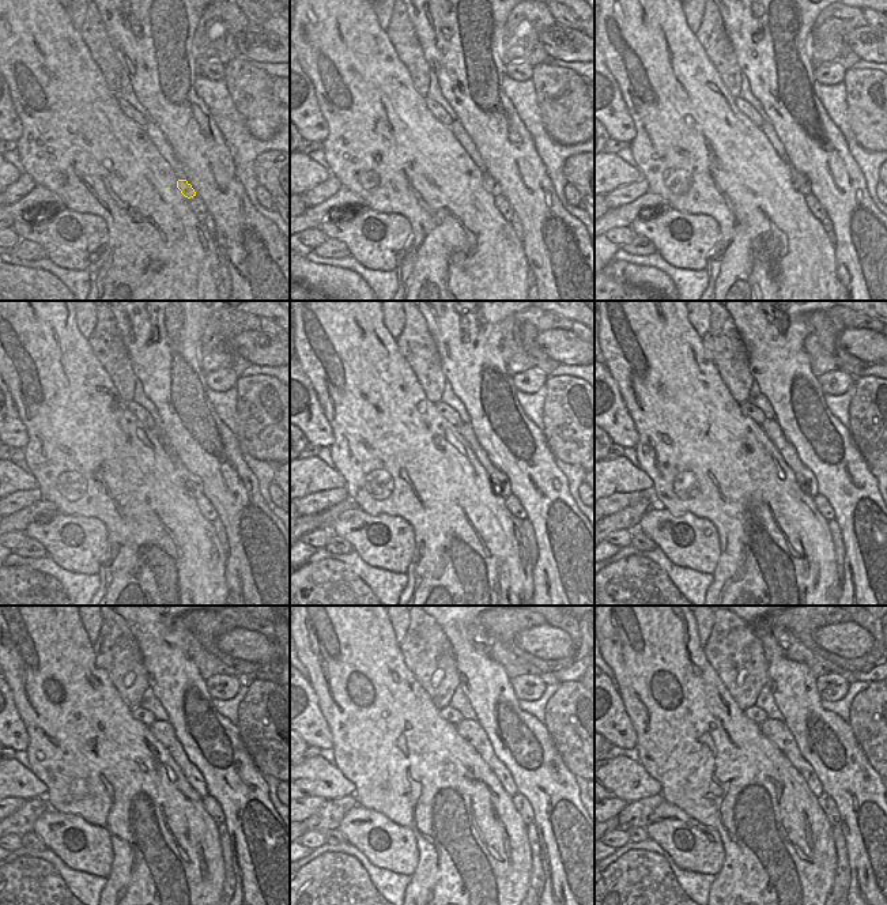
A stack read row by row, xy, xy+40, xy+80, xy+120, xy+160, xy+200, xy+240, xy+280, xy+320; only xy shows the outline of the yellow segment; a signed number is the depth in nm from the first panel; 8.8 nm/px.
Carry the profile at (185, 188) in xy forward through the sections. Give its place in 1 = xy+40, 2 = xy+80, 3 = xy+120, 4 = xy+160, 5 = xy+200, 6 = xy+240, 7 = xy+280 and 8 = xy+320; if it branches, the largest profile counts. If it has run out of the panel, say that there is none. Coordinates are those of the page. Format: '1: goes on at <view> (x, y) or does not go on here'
1: goes on at xy+40 (490, 184)
2: goes on at xy+80 (799, 181)
3: goes on at xy+120 (192, 485)
4: goes on at xy+160 (499, 481)
5: goes on at xy+200 (770, 428)
6: goes on at xy+240 (163, 731)
7: goes on at xy+280 (471, 731)
8: goes on at xy+320 (776, 731)

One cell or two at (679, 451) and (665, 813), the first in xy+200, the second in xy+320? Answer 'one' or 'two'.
two

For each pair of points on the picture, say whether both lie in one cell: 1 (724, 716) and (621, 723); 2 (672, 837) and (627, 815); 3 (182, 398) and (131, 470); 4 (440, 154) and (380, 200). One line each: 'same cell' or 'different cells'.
1: different cells
2: different cells
3: different cells
4: same cell

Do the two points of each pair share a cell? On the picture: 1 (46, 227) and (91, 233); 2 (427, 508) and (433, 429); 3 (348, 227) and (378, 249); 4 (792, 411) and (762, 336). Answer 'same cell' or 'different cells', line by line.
1: same cell
2: same cell
3: same cell
4: same cell

